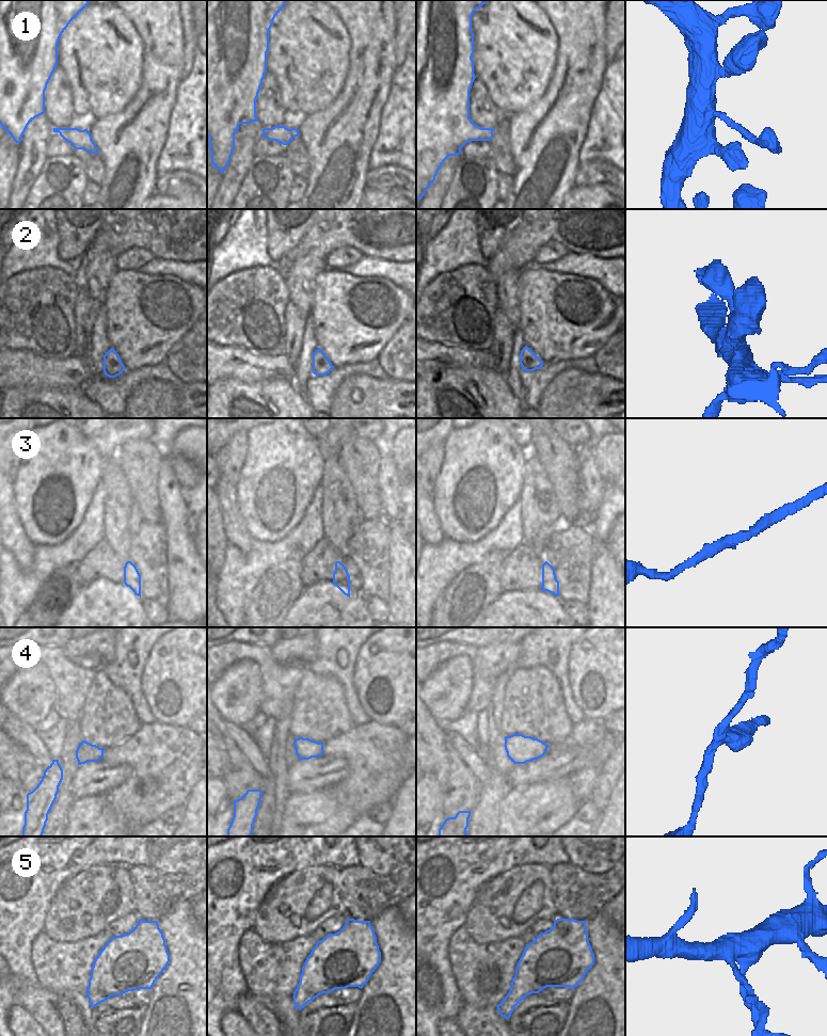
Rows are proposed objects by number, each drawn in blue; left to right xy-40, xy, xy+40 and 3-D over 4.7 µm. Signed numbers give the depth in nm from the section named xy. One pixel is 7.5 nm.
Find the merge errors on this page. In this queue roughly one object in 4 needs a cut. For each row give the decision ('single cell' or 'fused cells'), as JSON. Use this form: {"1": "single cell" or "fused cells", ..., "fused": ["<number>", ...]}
{"1": "single cell", "2": "single cell", "3": "single cell", "4": "fused cells", "5": "single cell", "fused": ["4"]}

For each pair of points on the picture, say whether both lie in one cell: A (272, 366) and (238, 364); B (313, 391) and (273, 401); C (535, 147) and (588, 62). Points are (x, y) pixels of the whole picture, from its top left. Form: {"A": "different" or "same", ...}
{"A": "same", "B": "different", "C": "same"}

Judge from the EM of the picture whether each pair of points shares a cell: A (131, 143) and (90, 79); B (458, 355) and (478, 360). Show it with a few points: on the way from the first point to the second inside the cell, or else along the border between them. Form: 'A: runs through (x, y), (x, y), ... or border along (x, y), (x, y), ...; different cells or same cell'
A: border along (132, 98), (117, 112), (106, 114), (96, 120); different cells
B: runs through (463, 357), (473, 359); same cell

